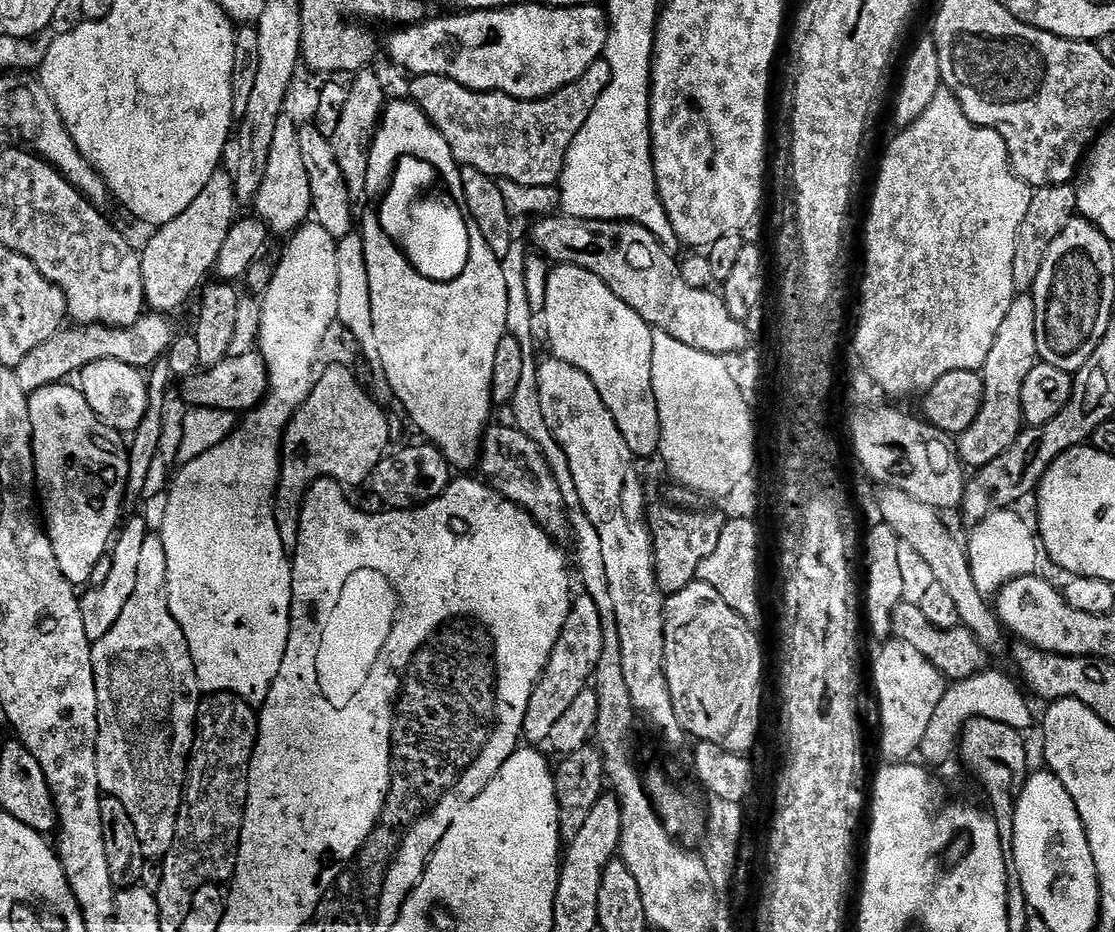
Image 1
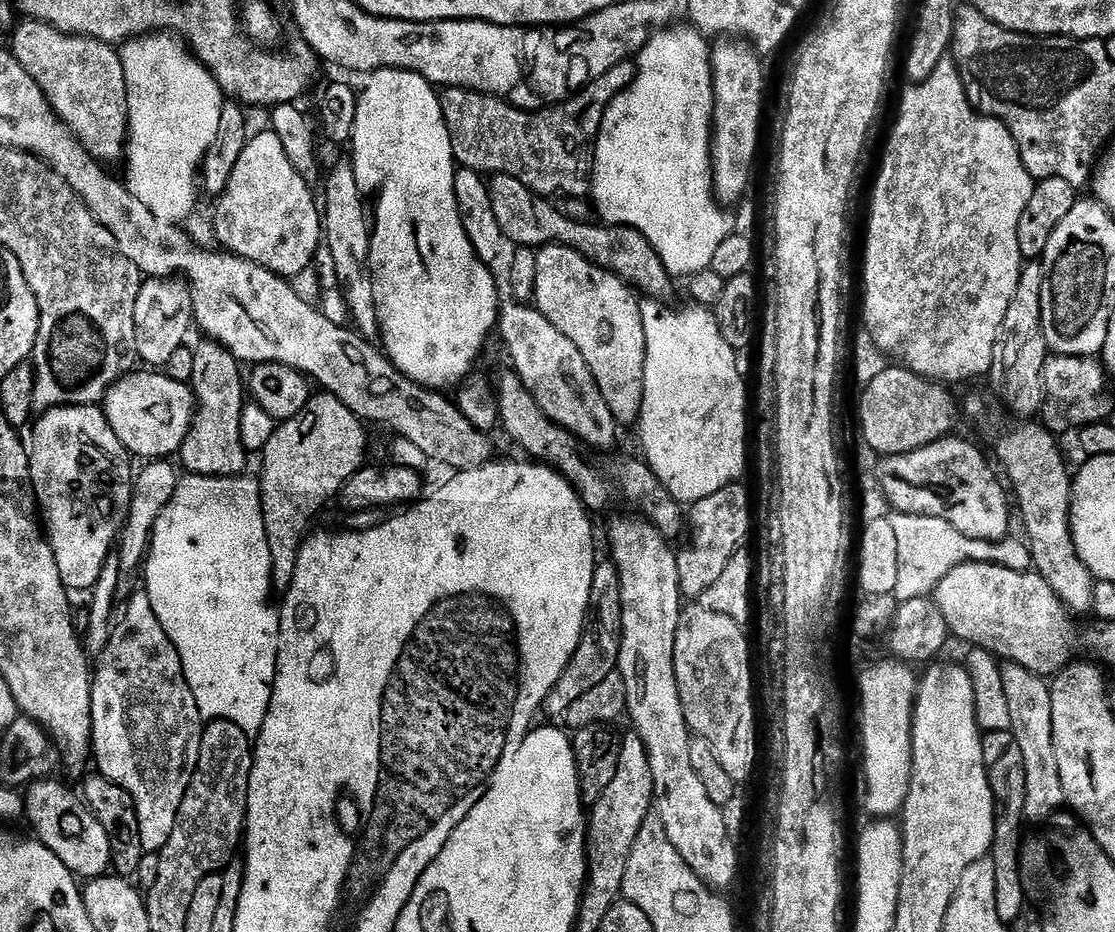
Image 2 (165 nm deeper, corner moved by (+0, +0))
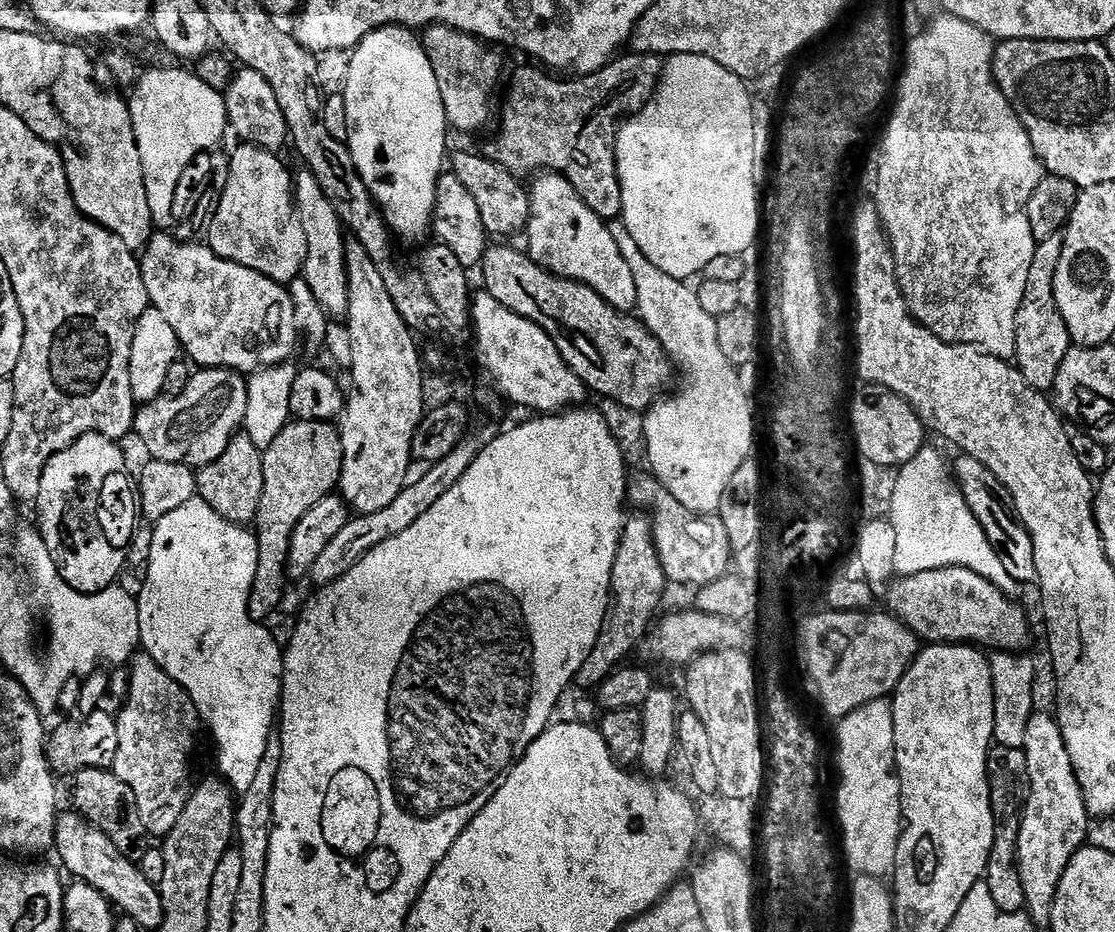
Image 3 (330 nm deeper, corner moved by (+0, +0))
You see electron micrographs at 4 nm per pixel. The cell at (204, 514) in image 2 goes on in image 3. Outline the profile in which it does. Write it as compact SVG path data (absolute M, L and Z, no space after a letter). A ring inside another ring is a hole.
M193 496L190 502L178 506L178 510L170 510L162 519L155 521L152 532L152 545L148 548L148 577L144 580L144 589L138 592L138 603L140 606L140 643L143 651L148 654L170 676L174 681L180 683L188 692L194 702L194 706L199 712L199 719L203 727L212 731L215 747L223 749L224 758L222 761L215 761L218 772L228 772L231 780L230 786L236 794L243 794L254 777L258 775L258 766L262 766L260 761L261 752L264 750L265 737L268 732L269 721L272 717L272 708L275 704L276 694L284 686L284 652L282 644L279 644L270 633L264 629L263 623L254 621L248 613L248 599L254 586L254 574L258 574L258 540L255 531L239 524L231 524L214 506L210 506L201 498Z

